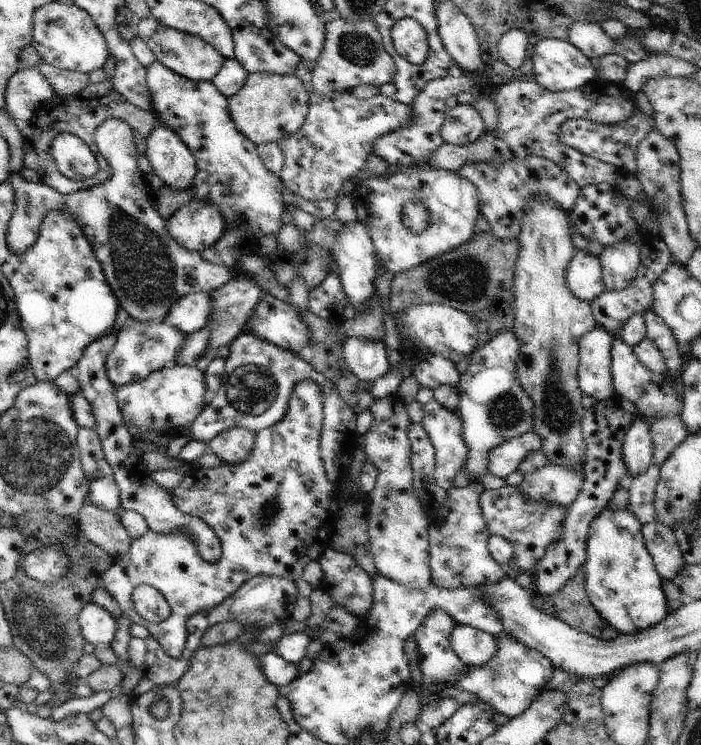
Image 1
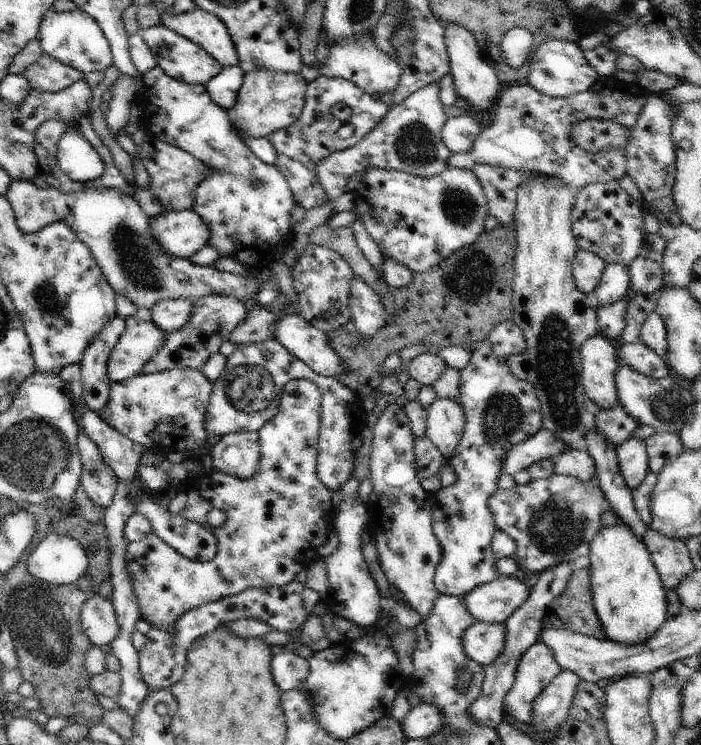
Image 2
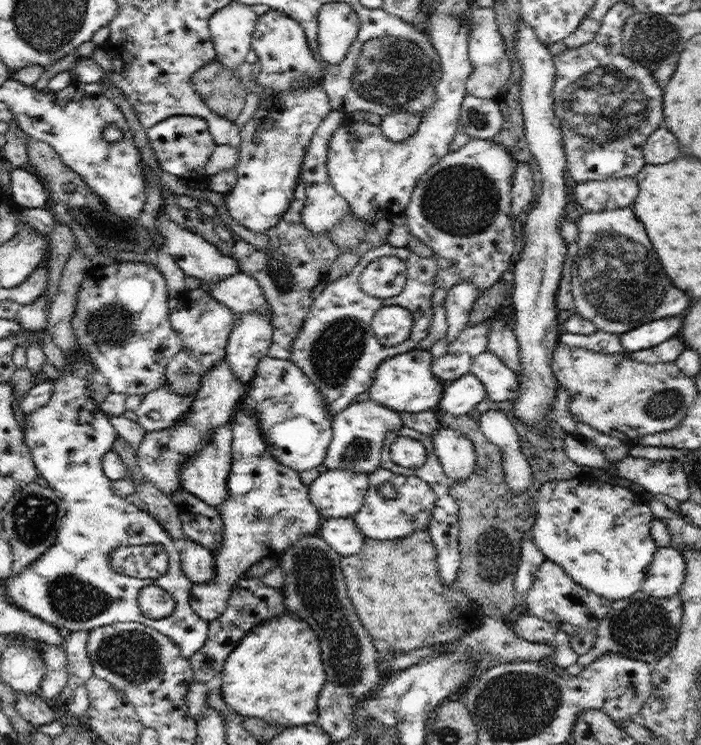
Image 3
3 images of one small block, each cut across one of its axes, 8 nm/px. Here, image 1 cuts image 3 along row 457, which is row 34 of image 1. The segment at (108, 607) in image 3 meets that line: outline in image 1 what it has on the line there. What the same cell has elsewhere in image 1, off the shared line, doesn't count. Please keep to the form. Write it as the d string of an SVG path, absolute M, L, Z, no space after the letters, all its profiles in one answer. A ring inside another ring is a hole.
M57 1L49 2L34 11L31 45L36 48L41 61L64 70L86 74L104 66L110 56L106 38L90 14L76 4L67 6Z

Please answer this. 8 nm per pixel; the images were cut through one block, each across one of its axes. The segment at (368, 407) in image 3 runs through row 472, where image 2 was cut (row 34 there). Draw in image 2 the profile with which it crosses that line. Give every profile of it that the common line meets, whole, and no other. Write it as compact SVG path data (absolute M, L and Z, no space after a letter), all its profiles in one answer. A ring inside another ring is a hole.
M372 32L354 35L347 39L341 39L337 43L328 43L328 60L322 66L321 74L327 77L345 78L359 86L371 97L393 92L400 82L403 73L402 67L374 44L371 34Z

